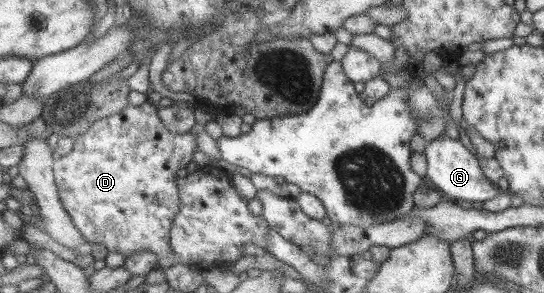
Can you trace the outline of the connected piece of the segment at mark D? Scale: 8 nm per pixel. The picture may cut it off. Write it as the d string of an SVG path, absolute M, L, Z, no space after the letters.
M149 101L140 106L131 104L120 114L96 121L86 134L75 139L70 154L56 159L54 171L62 205L87 242L104 243L110 252L117 252L125 259L148 250L156 254L158 266L169 267L176 263L169 248L171 227L179 212L179 192L174 178L176 170L190 163L192 154L197 150L197 136L189 132L174 134L166 130L157 116L157 109Z

